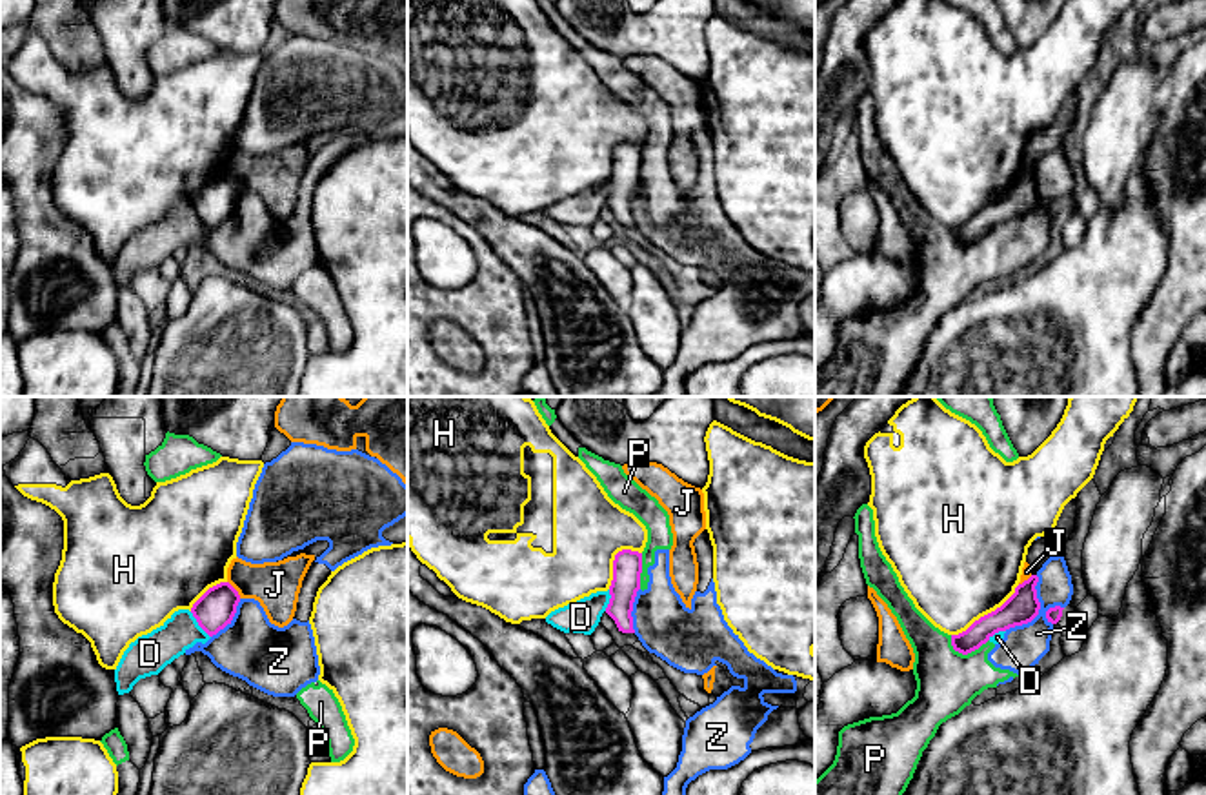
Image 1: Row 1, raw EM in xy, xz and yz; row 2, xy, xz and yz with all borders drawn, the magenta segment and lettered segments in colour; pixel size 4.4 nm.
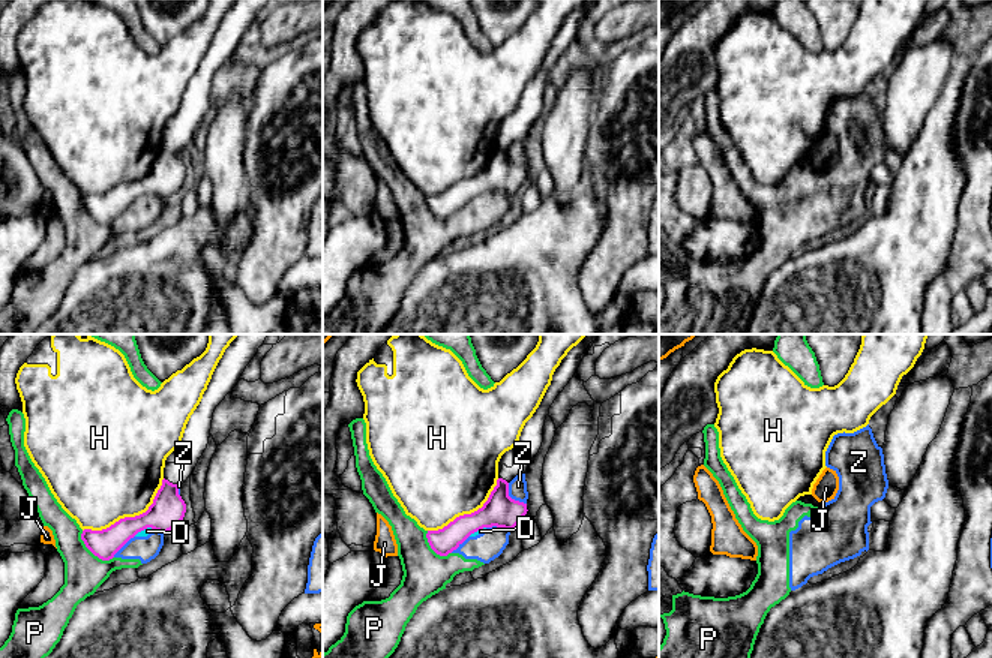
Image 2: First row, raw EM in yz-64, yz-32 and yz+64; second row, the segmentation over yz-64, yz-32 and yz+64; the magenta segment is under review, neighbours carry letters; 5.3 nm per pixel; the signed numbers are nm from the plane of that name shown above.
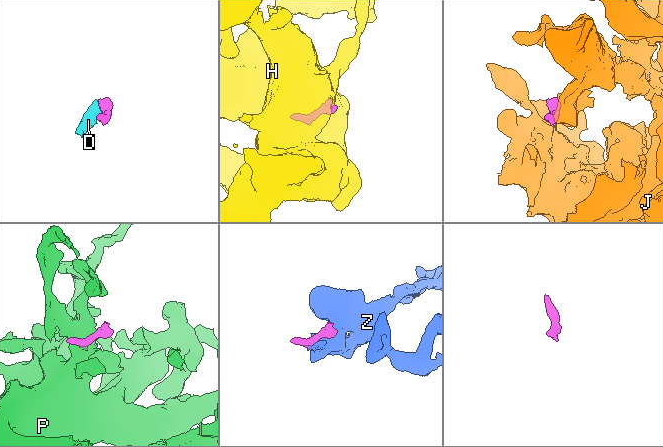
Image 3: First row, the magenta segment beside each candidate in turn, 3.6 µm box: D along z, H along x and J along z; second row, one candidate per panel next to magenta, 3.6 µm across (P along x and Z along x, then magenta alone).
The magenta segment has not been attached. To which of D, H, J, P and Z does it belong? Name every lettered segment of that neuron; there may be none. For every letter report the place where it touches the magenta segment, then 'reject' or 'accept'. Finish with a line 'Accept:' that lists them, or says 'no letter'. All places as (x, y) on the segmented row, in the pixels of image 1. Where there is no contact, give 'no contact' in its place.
D: meets magenta in xy at (199, 624); reject
H: meets magenta in yz at (988, 613); reject
J: meets magenta in xy at (235, 590); reject
P: meets magenta in yz at (968, 652); reject
Z: meets magenta in yz at (1037, 612); reject
Accept: no letter

